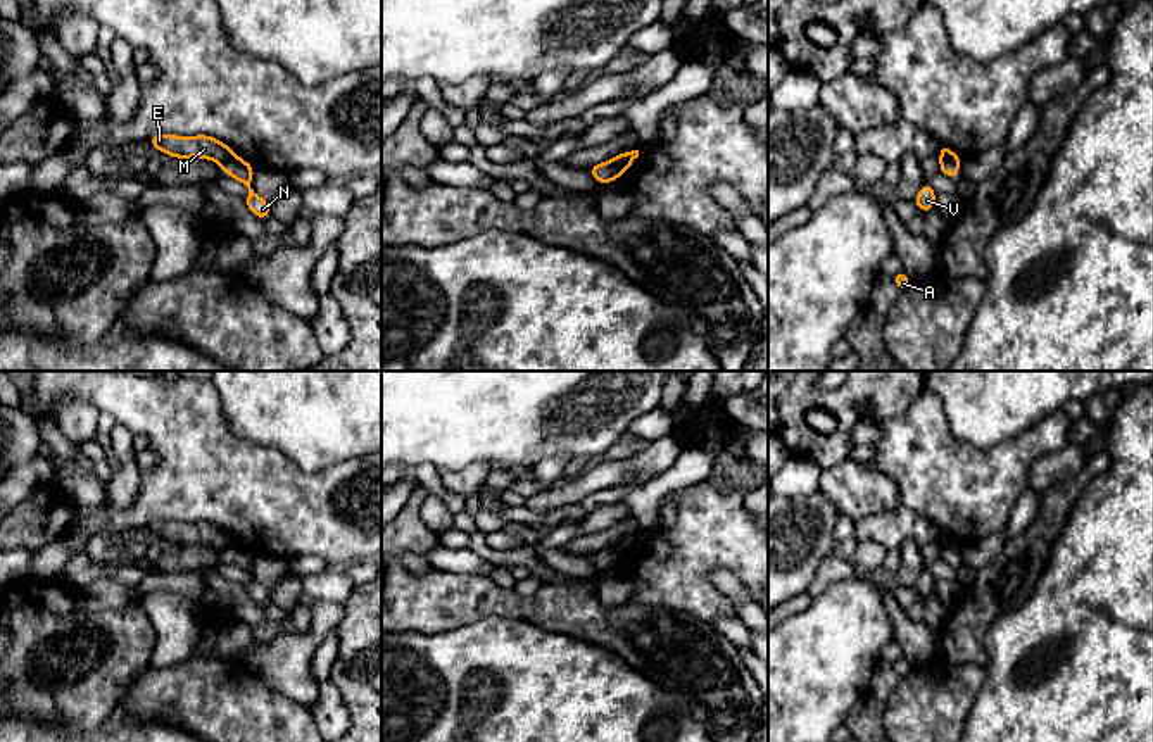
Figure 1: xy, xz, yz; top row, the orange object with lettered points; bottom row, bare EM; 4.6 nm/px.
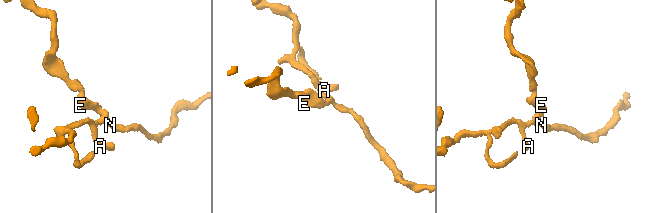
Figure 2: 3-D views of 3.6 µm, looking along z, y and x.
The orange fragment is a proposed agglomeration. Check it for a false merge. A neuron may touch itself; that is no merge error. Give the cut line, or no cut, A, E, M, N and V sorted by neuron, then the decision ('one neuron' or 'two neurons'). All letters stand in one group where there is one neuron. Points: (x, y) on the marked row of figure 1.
cut in yz along (941, 157), (951, 157), (958, 163); A N V / E M; two neurons

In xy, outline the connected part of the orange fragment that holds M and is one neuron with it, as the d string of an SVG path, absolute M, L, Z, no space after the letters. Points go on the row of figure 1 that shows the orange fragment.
M152 135L148 141L161 152L186 159L186 157L202 157L211 159L217 164L224 164L233 157L233 150L221 143L219 140L200 135L200 136L173 136L173 135Z

